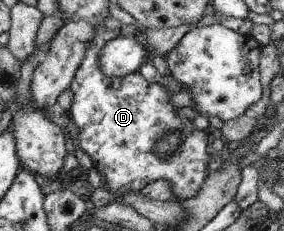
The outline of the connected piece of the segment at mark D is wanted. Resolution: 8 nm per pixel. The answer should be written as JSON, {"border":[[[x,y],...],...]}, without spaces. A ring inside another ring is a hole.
{"border":[[[97,40],[90,43],[75,72],[77,79],[69,86],[74,97],[68,114],[78,132],[76,135],[78,147],[92,160],[93,167],[105,178],[107,189],[114,198],[120,198],[126,190],[141,191],[155,180],[166,180],[171,185],[177,201],[192,198],[207,177],[209,132],[198,131],[192,120],[180,117],[176,107],[170,102],[170,91],[158,83],[148,83],[138,72],[119,77],[103,75],[99,67],[99,44]],[[176,133],[177,148],[166,159],[157,156],[155,144],[165,136]]]}

